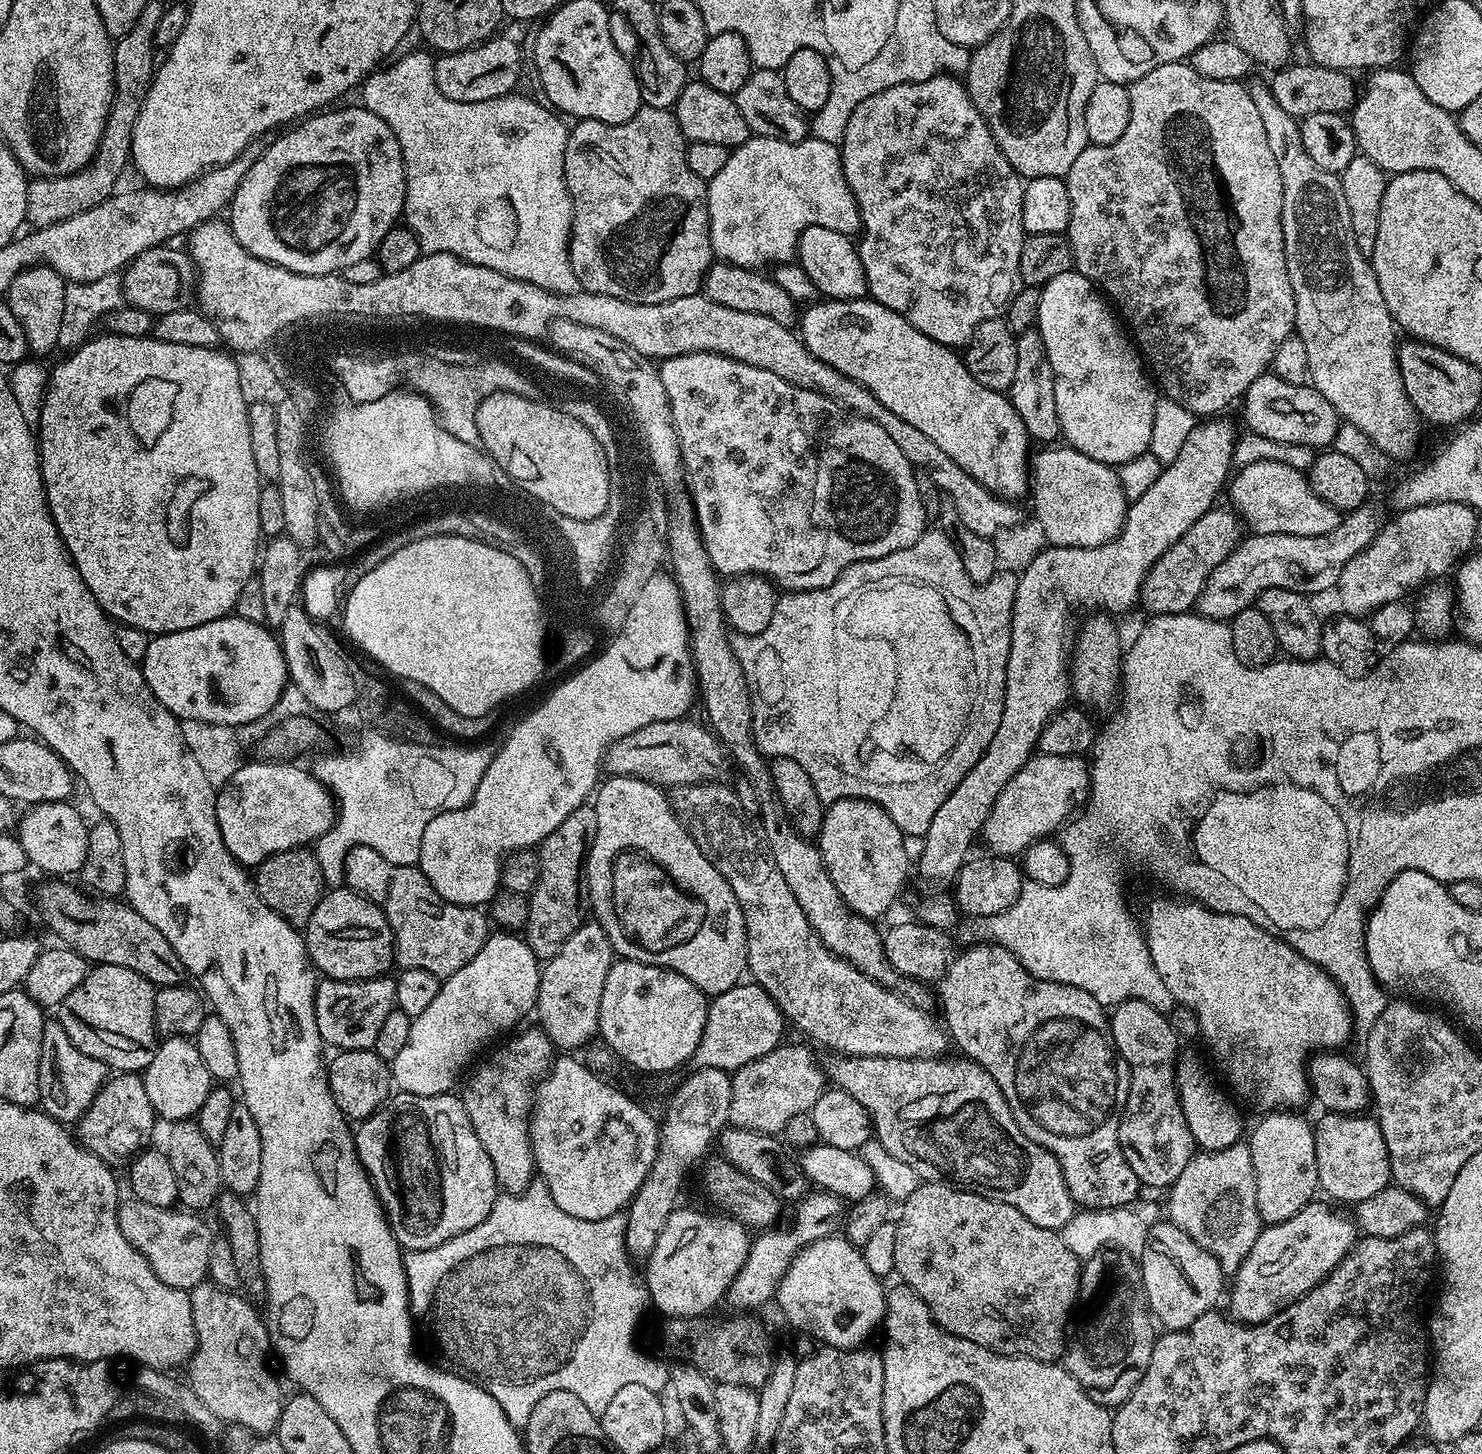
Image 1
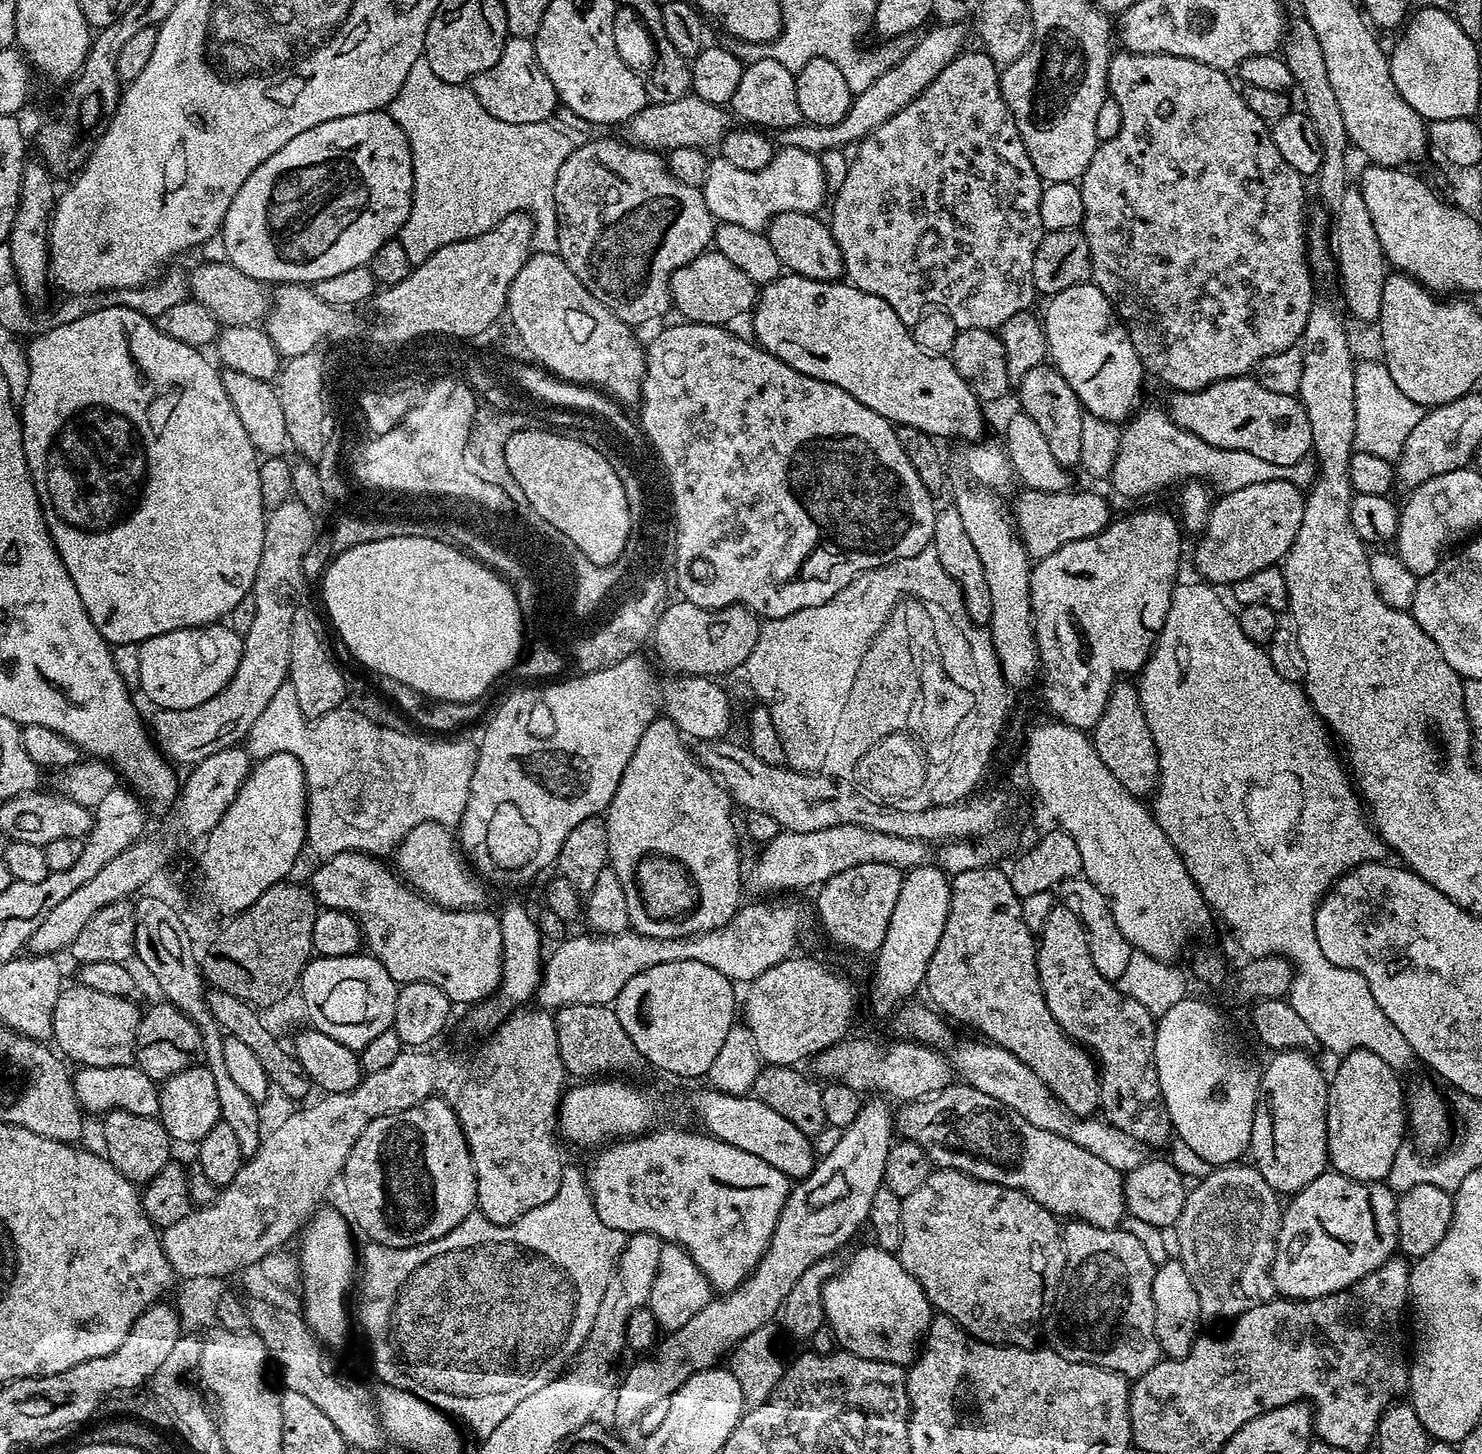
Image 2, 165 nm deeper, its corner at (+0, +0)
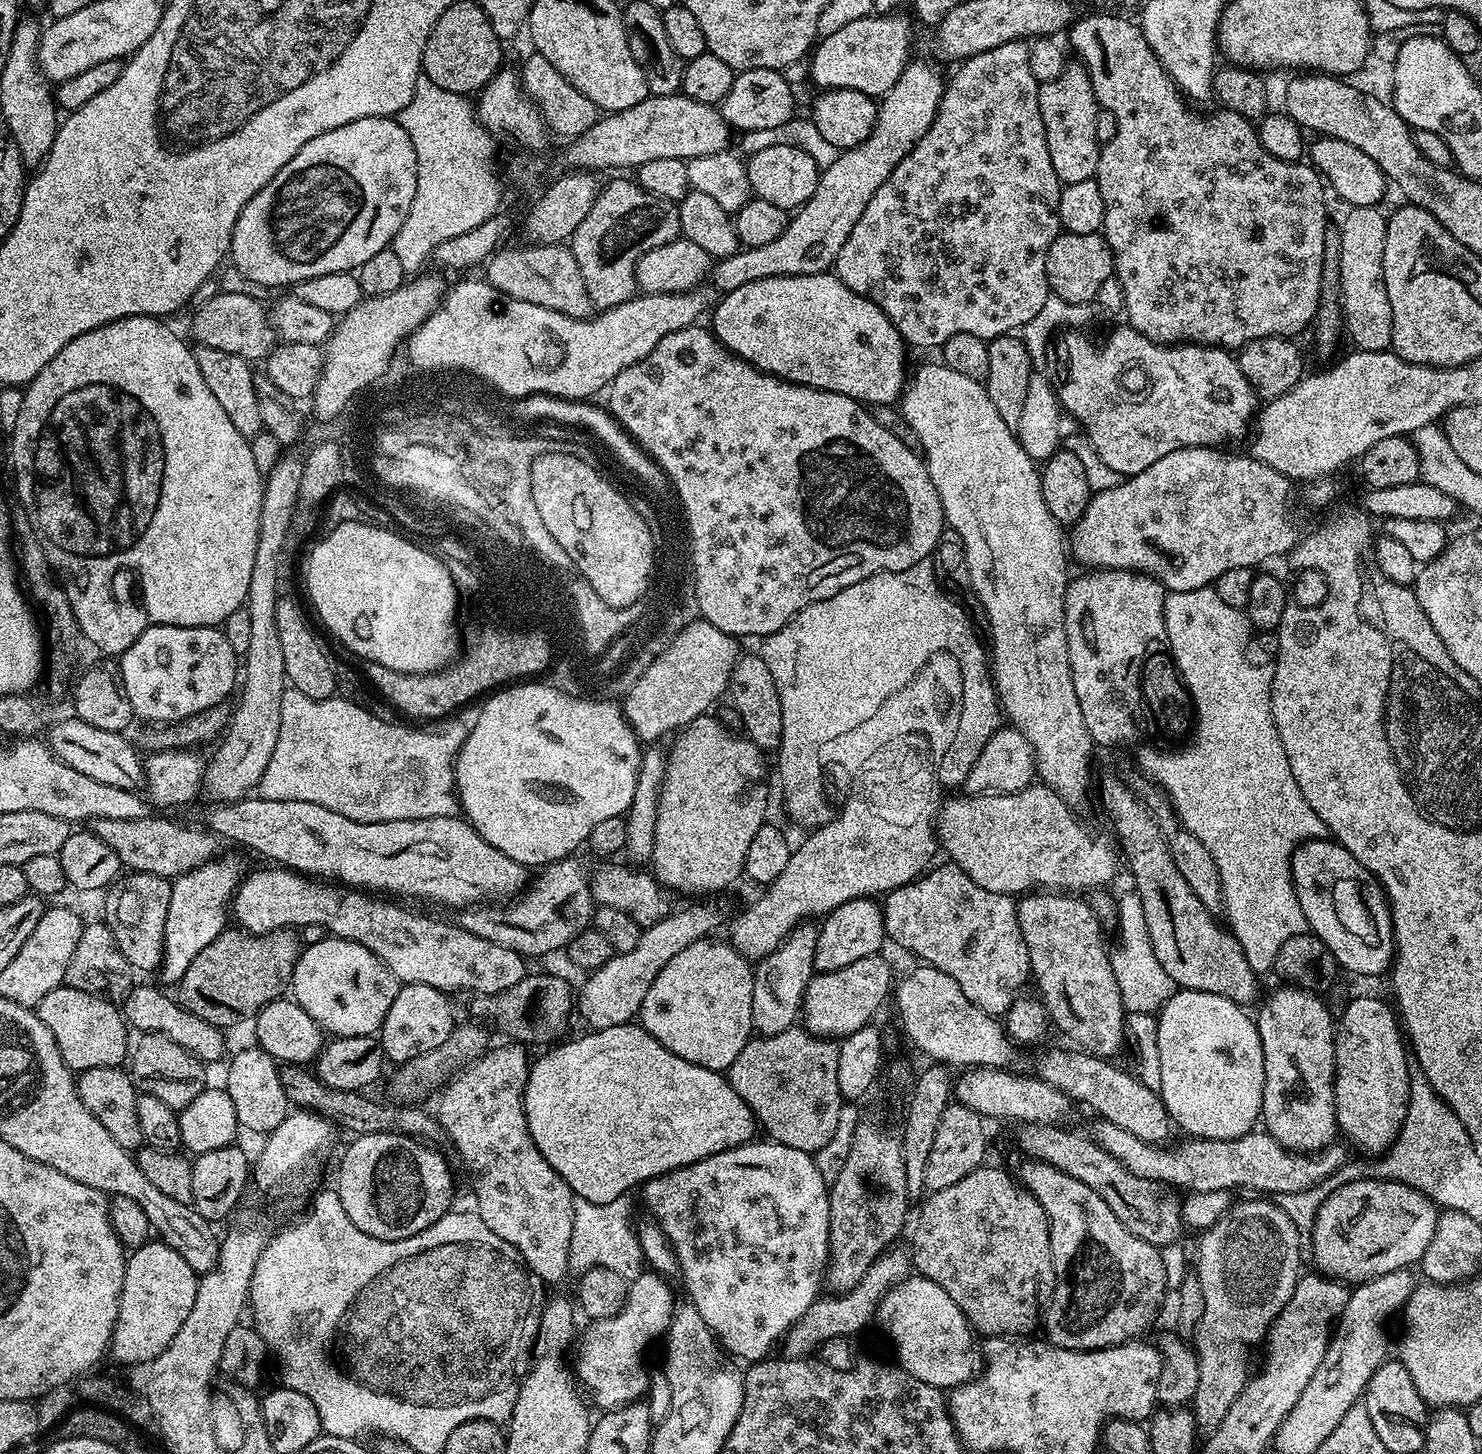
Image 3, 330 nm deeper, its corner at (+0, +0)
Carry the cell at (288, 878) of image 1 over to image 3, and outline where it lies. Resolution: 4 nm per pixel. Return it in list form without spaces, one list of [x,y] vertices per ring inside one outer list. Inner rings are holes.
[[[279,928],[255,936],[243,930],[225,930],[194,962],[180,980],[178,999],[190,1014],[229,1030],[251,1021],[267,1004],[281,999],[291,985],[294,966],[302,951],[302,941],[291,928]]]

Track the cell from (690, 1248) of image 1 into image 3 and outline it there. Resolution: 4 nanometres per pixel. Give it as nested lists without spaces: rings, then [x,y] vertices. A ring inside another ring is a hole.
[[[645,1270],[639,1276],[635,1276],[628,1286],[625,1305],[617,1316],[593,1320],[588,1324],[584,1337],[580,1340],[580,1357],[576,1360],[575,1375],[579,1383],[586,1389],[587,1395],[592,1395],[591,1403],[597,1404],[600,1410],[619,1410],[626,1404],[635,1404],[641,1399],[640,1395],[648,1388],[648,1372],[644,1369],[643,1356],[647,1354],[648,1347],[659,1341],[667,1333],[674,1303],[672,1304],[672,1288],[667,1284],[661,1273]]]

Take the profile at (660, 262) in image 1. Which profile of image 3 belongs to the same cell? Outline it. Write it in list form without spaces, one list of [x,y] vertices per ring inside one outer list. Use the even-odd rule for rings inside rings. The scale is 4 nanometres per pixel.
[[[628,178],[628,180],[612,180],[608,185],[601,187],[596,193],[594,198],[594,206],[590,206],[590,212],[586,214],[586,218],[582,218],[582,224],[578,226],[578,230],[572,236],[570,241],[570,247],[574,258],[578,262],[578,270],[582,270],[582,282],[586,282],[586,290],[590,294],[593,305],[597,309],[603,310],[605,308],[613,308],[618,306],[622,302],[631,300],[633,296],[637,295],[638,289],[636,286],[636,267],[638,262],[642,258],[642,254],[646,254],[650,250],[654,250],[658,246],[663,244],[668,244],[671,240],[677,239],[680,236],[680,209],[677,207],[673,201],[663,200],[658,198],[654,194],[650,194],[645,188],[641,188],[639,184],[636,183],[635,179]]]

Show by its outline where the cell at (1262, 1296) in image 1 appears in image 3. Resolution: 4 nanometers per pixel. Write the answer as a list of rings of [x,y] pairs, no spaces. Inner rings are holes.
[[[1365,1178],[1334,1190],[1312,1224],[1315,1271],[1355,1286],[1390,1270],[1419,1265],[1436,1229],[1437,1205],[1428,1196],[1393,1180]]]

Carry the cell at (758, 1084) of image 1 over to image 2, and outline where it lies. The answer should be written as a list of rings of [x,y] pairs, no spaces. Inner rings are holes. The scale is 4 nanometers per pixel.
[[[845,1038],[839,1044],[830,1046],[818,1053],[811,1061],[812,1068],[821,1076],[824,1082],[839,1082],[850,1086],[855,1092],[868,1094],[873,1088],[873,1093],[885,1094],[893,1098],[897,1096],[900,1102],[915,1102],[929,1096],[935,1096],[954,1080],[954,1069],[951,1063],[940,1057],[939,1051],[915,1042],[899,1042],[900,1044],[875,1044],[872,1040],[852,1040]]]

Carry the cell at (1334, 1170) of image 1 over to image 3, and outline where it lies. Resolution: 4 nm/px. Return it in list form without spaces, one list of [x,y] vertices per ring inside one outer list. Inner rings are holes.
[[[1360,996],[1345,1006],[1344,1013],[1335,1021],[1334,1031],[1336,1034],[1336,1077],[1332,1085],[1334,1086],[1336,1127],[1342,1136],[1344,1134],[1343,1139],[1349,1145],[1352,1143],[1358,1151],[1372,1156],[1368,1158],[1383,1157],[1404,1126],[1404,1119],[1408,1113],[1408,1096],[1412,1093],[1412,1076],[1410,1071],[1408,1072],[1410,1058],[1406,1053],[1395,1013],[1389,1003],[1383,1004],[1376,996]]]

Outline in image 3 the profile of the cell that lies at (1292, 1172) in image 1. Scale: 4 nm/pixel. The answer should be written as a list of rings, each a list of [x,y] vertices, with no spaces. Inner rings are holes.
[[[1282,986],[1277,992],[1272,992],[1268,996],[1268,1001],[1264,1005],[1259,1005],[1260,1013],[1255,1013],[1256,1029],[1262,1038],[1262,1058],[1264,1059],[1264,1107],[1262,1109],[1262,1124],[1267,1132],[1274,1137],[1284,1148],[1289,1148],[1291,1152],[1302,1152],[1311,1154],[1320,1152],[1333,1143],[1337,1137],[1336,1127],[1336,1107],[1334,1106],[1334,1078],[1336,1077],[1336,1034],[1334,1031],[1334,1018],[1328,1014],[1327,1008],[1315,991],[1305,990],[1297,986]]]

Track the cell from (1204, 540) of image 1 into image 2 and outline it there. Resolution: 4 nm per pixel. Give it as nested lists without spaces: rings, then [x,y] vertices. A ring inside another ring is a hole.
[[[1288,480],[1254,482],[1254,486],[1242,486],[1242,490],[1223,493],[1210,509],[1206,531],[1199,537],[1200,545],[1196,548],[1196,568],[1204,575],[1201,577],[1213,586],[1231,586],[1242,578],[1250,578],[1254,570],[1279,565],[1296,541],[1304,517],[1305,499],[1305,493]]]

